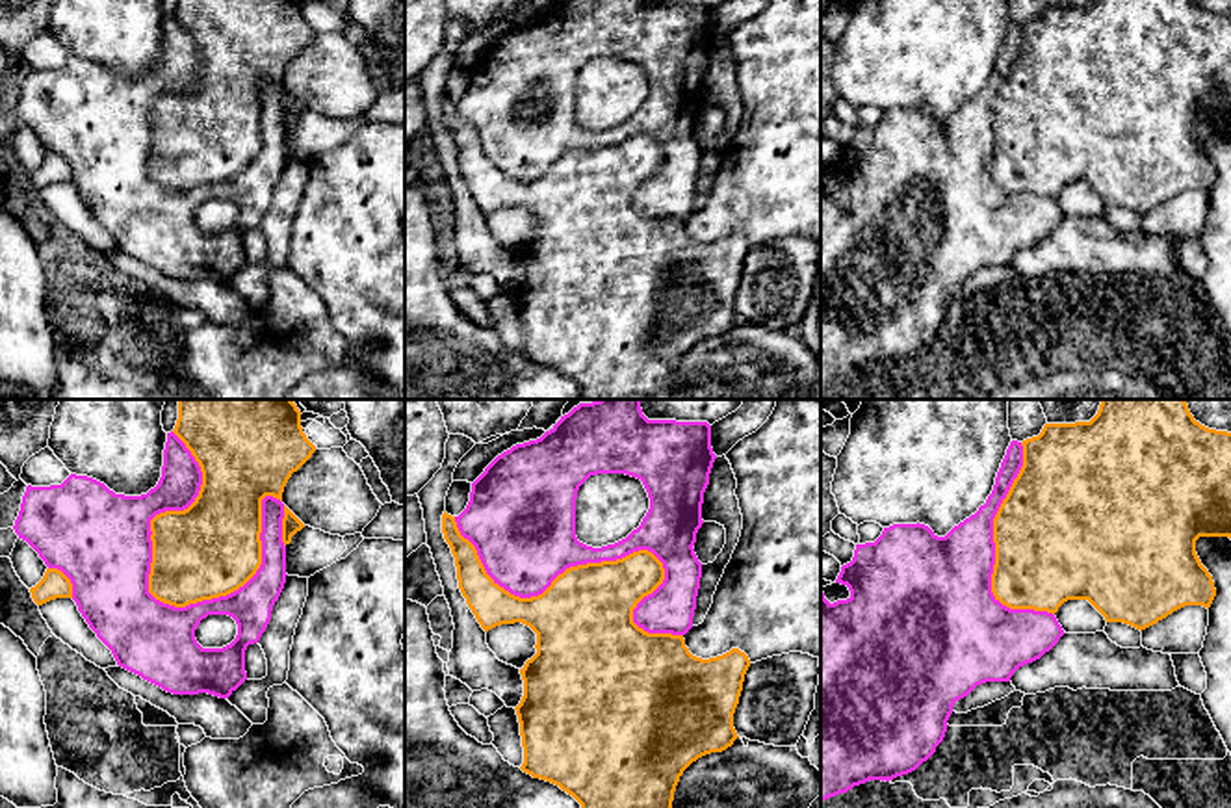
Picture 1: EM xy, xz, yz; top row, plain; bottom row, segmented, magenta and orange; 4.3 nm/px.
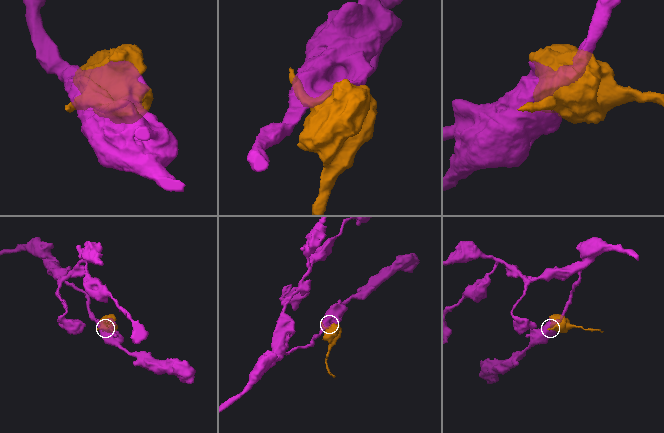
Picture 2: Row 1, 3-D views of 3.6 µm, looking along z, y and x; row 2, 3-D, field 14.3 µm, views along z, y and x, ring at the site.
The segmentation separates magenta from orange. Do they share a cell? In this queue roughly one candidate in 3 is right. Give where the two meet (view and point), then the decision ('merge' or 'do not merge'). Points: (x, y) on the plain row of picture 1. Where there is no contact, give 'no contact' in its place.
meets magenta in xy at (153, 101); do not merge

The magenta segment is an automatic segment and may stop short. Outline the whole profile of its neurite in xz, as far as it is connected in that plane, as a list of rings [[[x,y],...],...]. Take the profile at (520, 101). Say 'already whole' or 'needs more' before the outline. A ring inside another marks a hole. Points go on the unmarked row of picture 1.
already whole; [[[561,0],[540,22],[516,28],[498,39],[472,67],[466,93],[455,100],[457,111],[468,123],[486,158],[520,182],[542,178],[551,165],[570,150],[616,145],[633,136],[652,136],[665,152],[663,167],[644,180],[633,193],[633,206],[648,217],[685,219],[693,212],[696,180],[702,162],[702,147],[694,137],[696,117],[702,111],[704,76],[717,39],[711,32],[711,9],[707,6],[648,4],[646,0]],[[598,58],[626,58],[642,65],[650,93],[641,110],[626,123],[592,132],[576,121],[576,82],[579,71]]]

